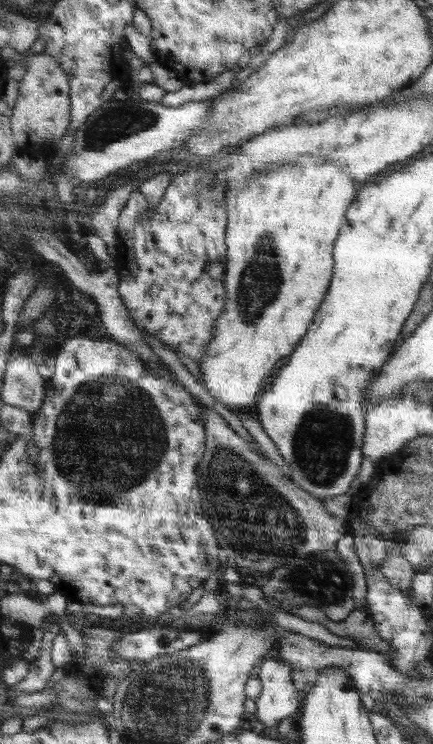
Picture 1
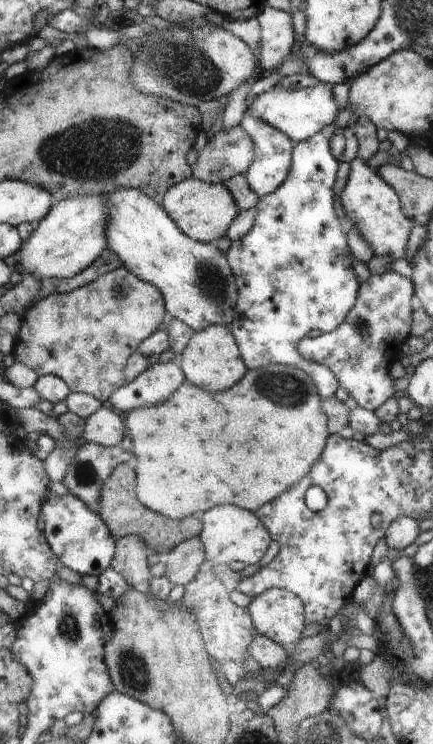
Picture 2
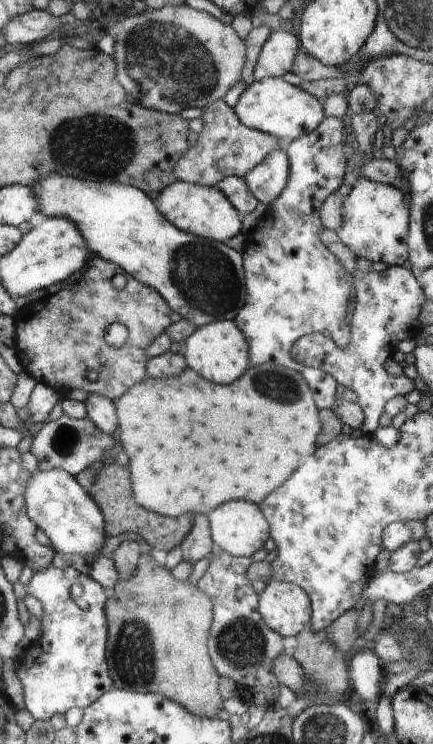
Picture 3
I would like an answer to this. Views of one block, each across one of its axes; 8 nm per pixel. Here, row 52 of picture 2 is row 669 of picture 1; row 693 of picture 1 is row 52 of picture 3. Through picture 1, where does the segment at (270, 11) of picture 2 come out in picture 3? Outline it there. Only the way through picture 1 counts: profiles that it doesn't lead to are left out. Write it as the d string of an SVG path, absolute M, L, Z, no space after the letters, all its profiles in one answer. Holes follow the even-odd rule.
M291 30L273 32L259 58L255 80L263 82L267 78L281 78L287 72L293 72L295 58L301 50L303 50L301 38L291 34Z

